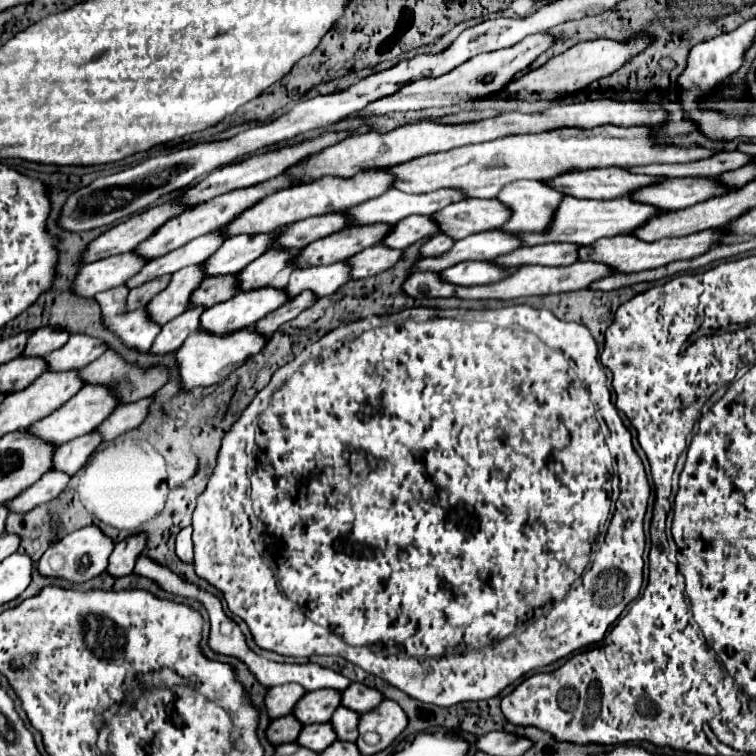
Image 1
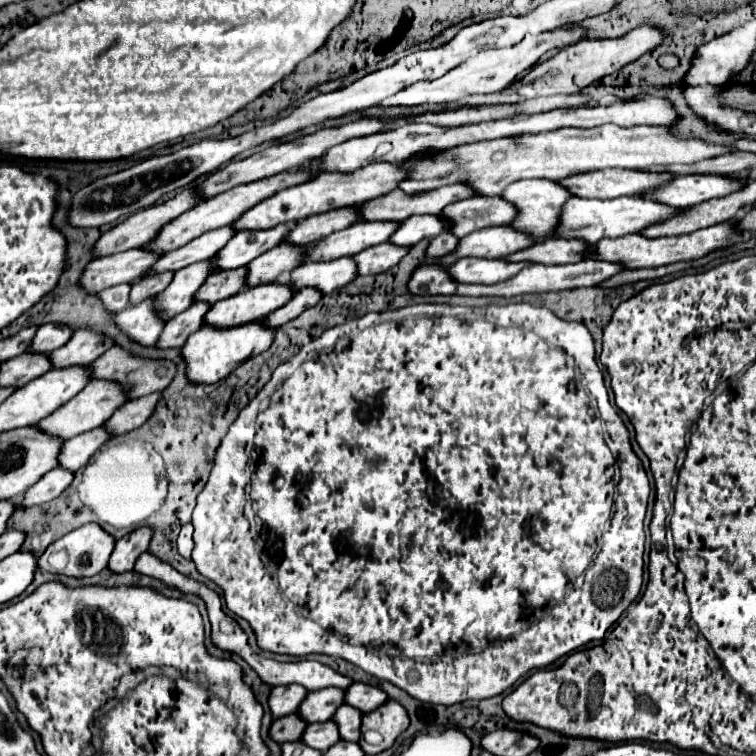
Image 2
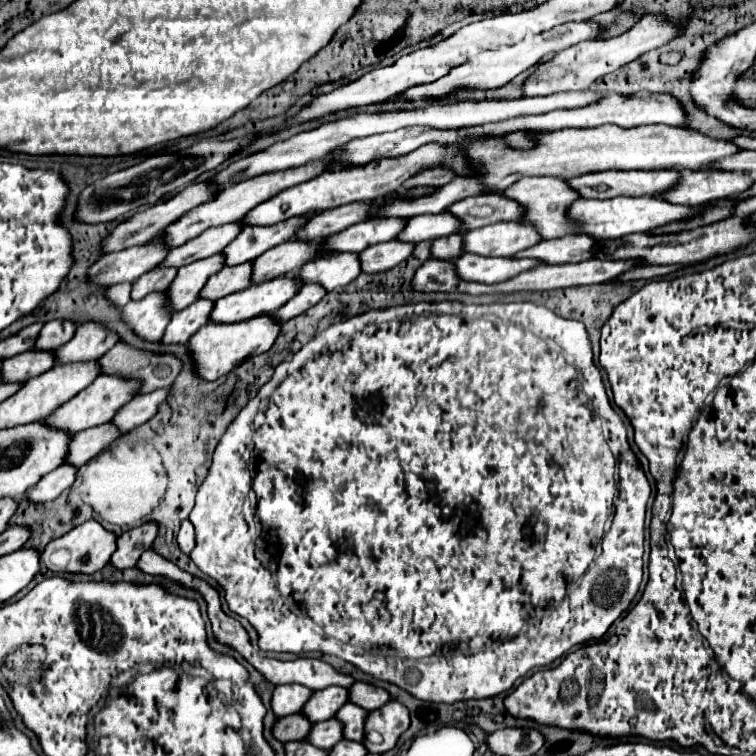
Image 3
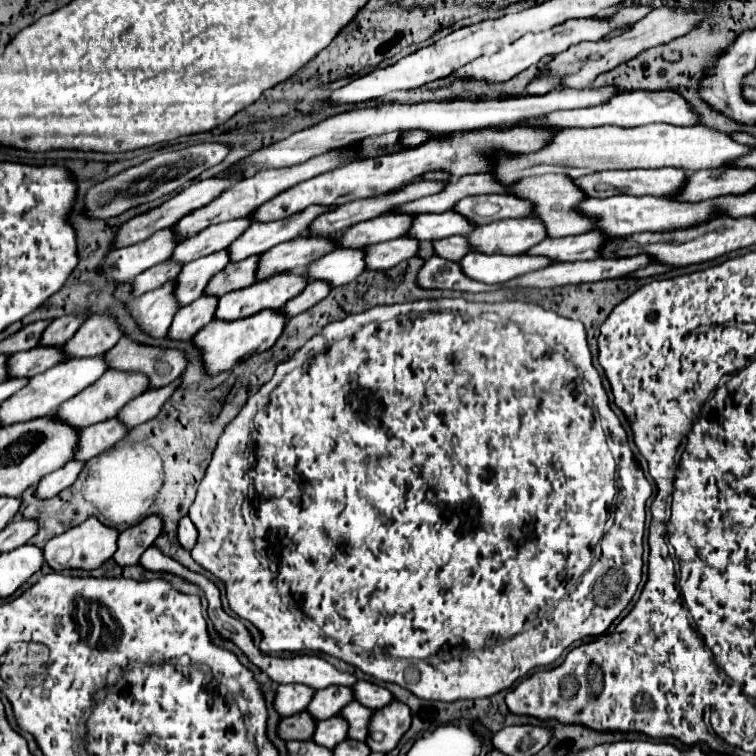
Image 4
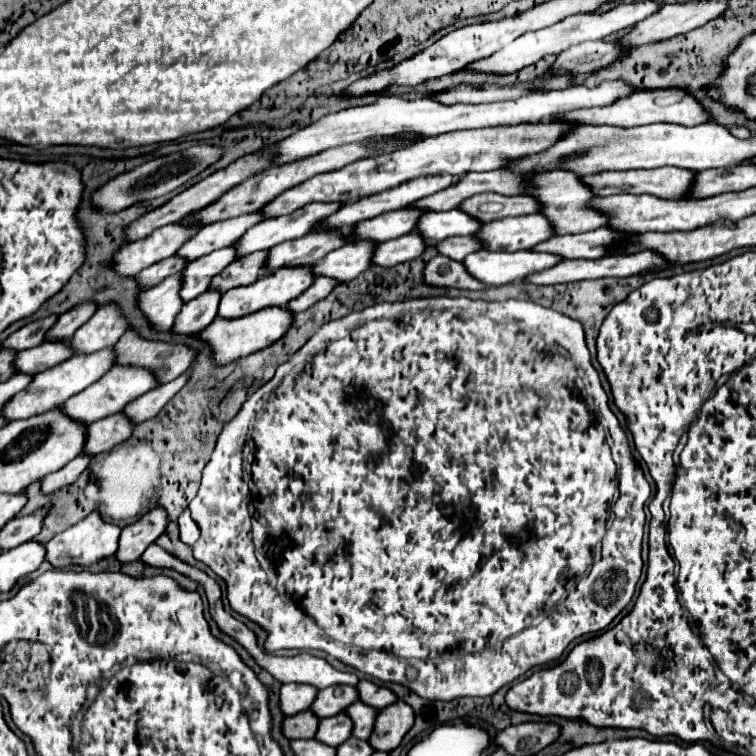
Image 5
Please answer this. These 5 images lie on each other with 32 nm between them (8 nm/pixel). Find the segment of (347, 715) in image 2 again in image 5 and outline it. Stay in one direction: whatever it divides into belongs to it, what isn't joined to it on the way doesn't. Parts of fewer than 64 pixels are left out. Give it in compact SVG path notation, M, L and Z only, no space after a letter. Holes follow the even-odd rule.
M356 702L350 704L350 708L346 708L346 714L350 714L350 718L354 720L354 732L352 736L368 740L368 736L372 736L372 724L376 722L376 708L364 704L364 702Z

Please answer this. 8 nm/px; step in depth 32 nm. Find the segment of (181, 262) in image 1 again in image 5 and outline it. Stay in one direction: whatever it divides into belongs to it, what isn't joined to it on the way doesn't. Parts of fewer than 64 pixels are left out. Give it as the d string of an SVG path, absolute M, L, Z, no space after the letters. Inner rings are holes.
M256 210L256 212L248 212L244 216L220 220L216 224L208 224L194 238L190 238L178 250L178 254L184 256L186 260L196 260L196 258L210 254L214 250L232 246L236 240L240 240L240 236L244 236L244 232L248 228L252 228L252 224L258 224L260 220L264 220L264 212Z

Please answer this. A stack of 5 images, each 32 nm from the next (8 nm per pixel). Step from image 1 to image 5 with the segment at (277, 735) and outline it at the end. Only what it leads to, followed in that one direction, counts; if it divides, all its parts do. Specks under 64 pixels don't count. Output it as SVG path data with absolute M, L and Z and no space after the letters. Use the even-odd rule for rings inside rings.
M304 710L294 716L284 718L284 736L294 740L294 738L314 738L316 728L320 724L320 718L312 714L312 710Z

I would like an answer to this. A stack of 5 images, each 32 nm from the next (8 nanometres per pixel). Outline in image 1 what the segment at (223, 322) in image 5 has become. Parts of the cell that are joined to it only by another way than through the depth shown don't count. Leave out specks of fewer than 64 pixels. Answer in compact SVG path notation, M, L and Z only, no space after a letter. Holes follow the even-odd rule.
M246 328L244 332L234 332L232 336L212 336L212 332L194 332L186 338L186 342L176 352L176 360L180 364L180 376L182 386L186 390L198 388L198 386L212 386L228 378L230 372L234 372L238 366L242 366L250 356L256 352L262 352L266 348L268 340L264 336L256 336L252 328Z

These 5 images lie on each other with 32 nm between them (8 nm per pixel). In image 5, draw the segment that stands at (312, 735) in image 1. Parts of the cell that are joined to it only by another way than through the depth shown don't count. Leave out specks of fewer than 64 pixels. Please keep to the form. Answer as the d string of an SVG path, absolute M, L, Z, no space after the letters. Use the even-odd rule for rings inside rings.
M336 714L328 720L320 720L320 728L316 732L316 740L328 744L328 746L340 746L344 740L348 740L352 734L352 720L348 716Z

